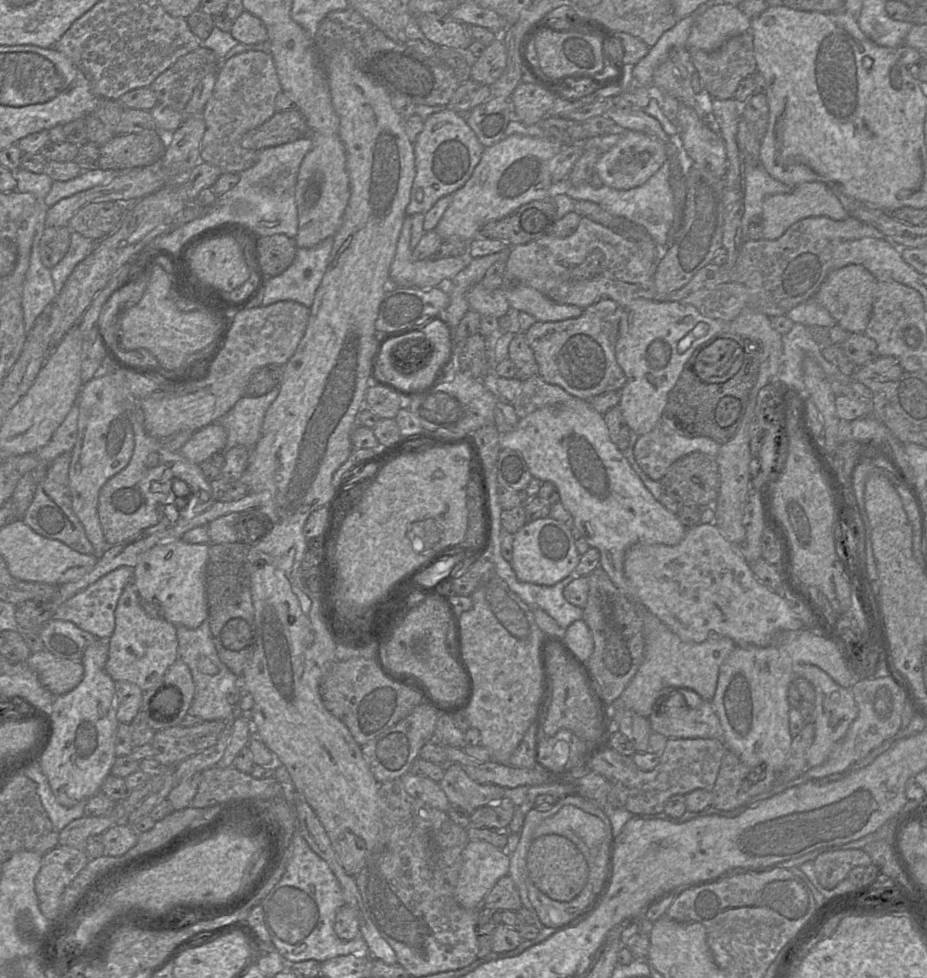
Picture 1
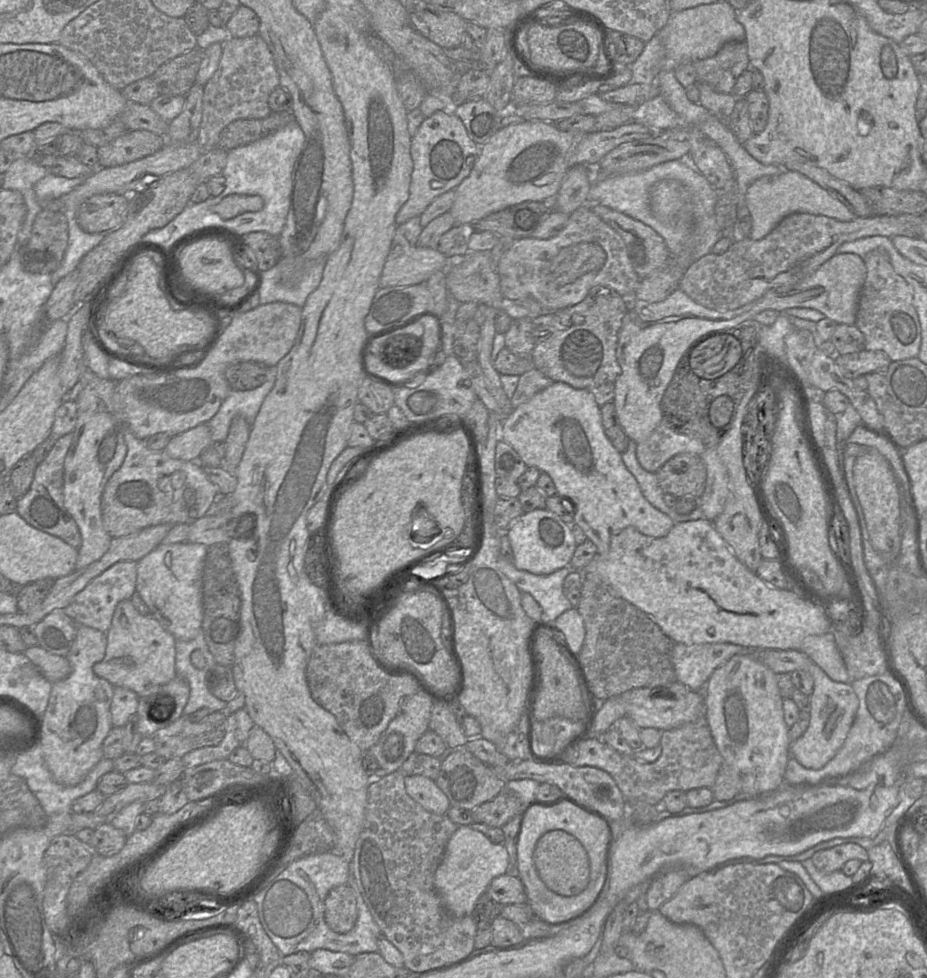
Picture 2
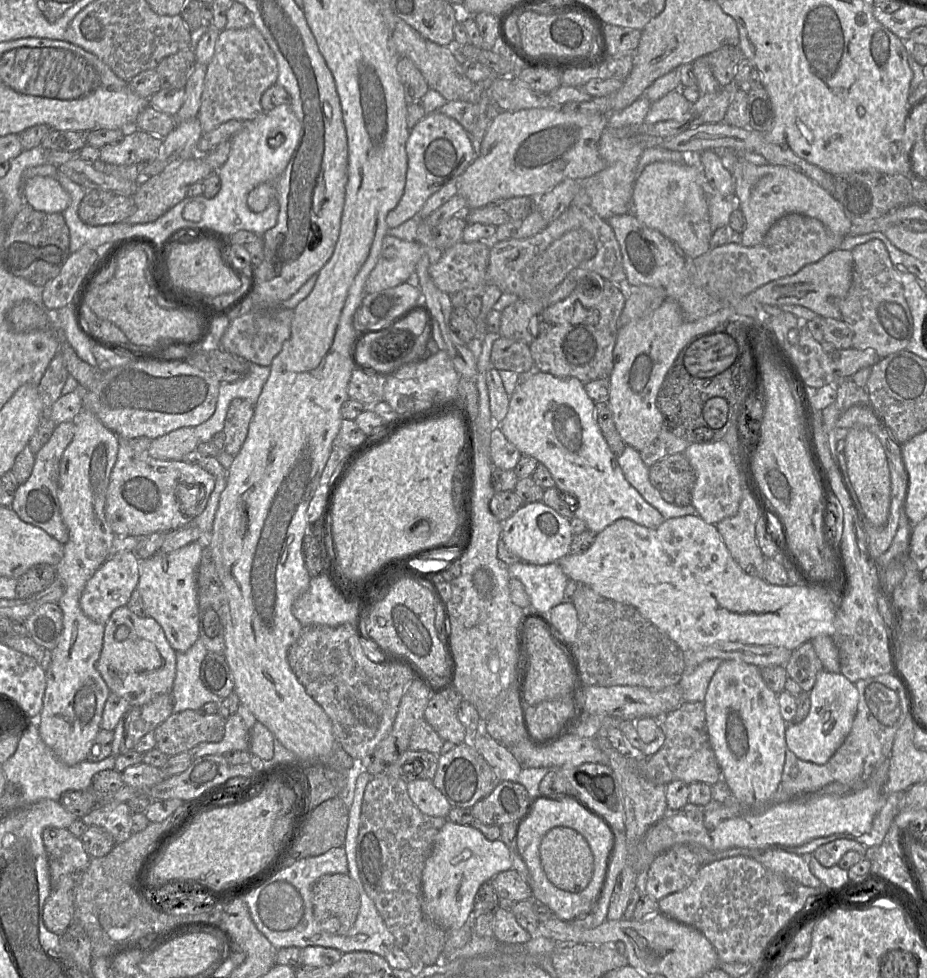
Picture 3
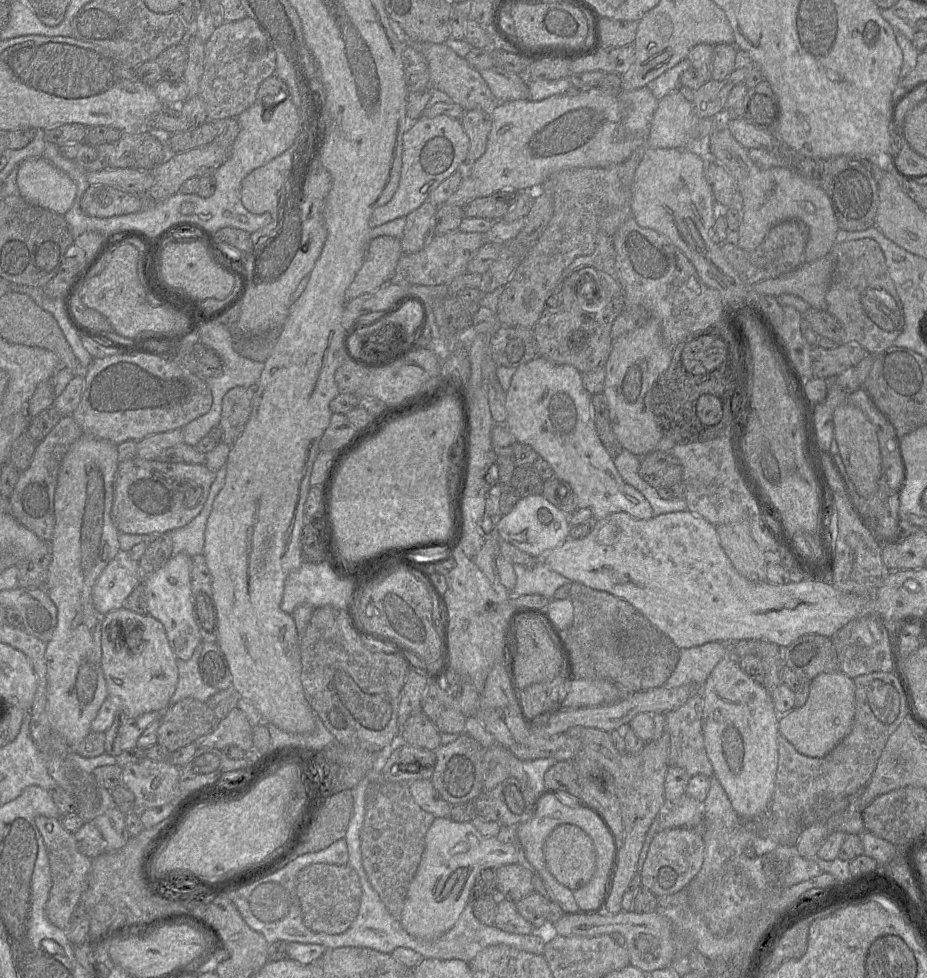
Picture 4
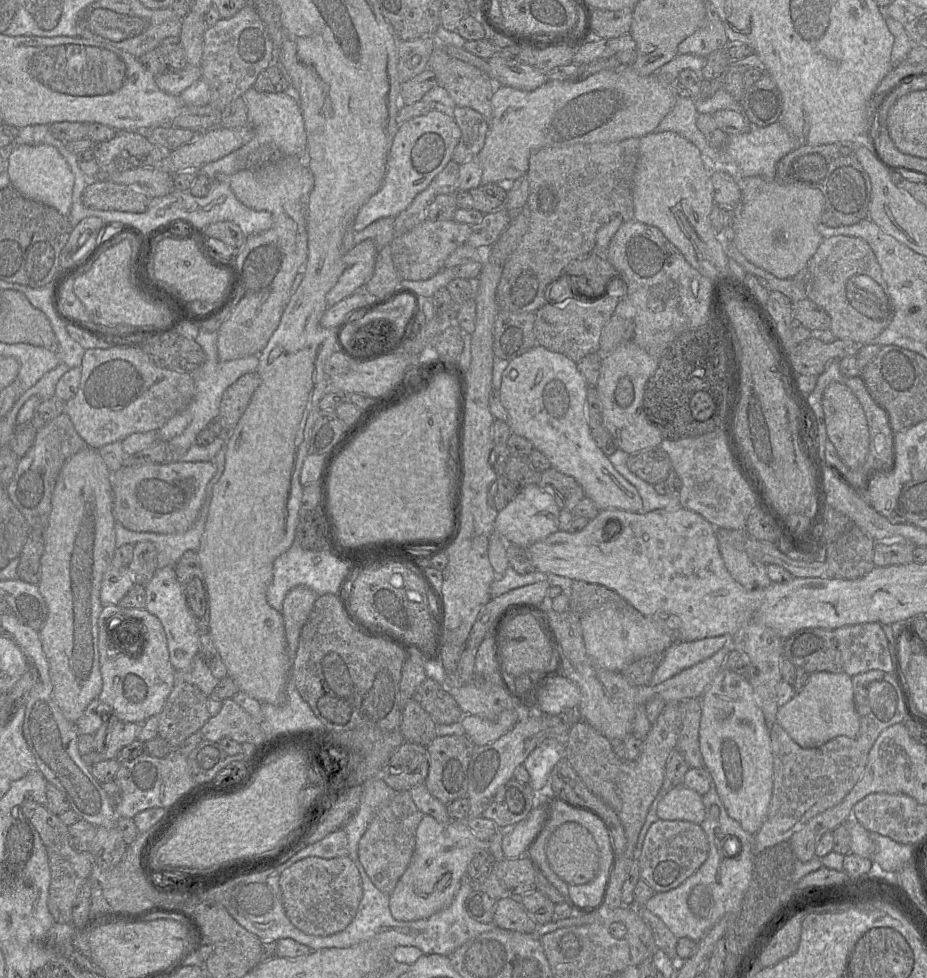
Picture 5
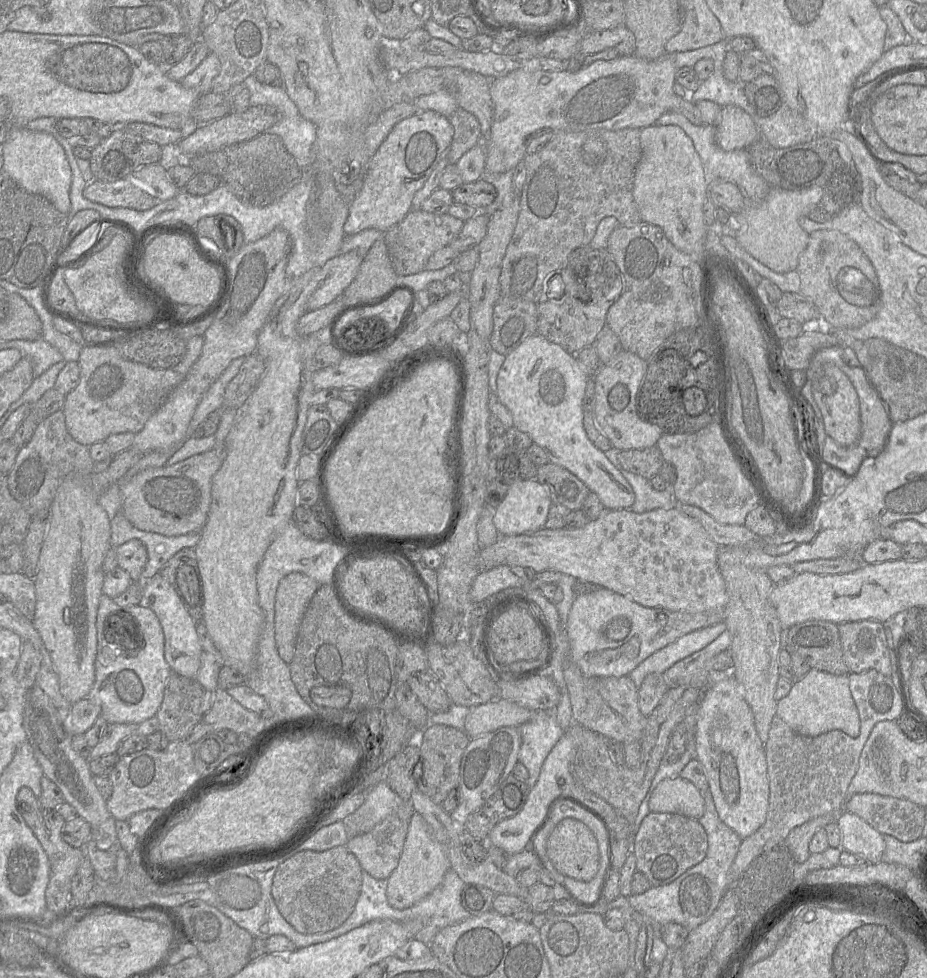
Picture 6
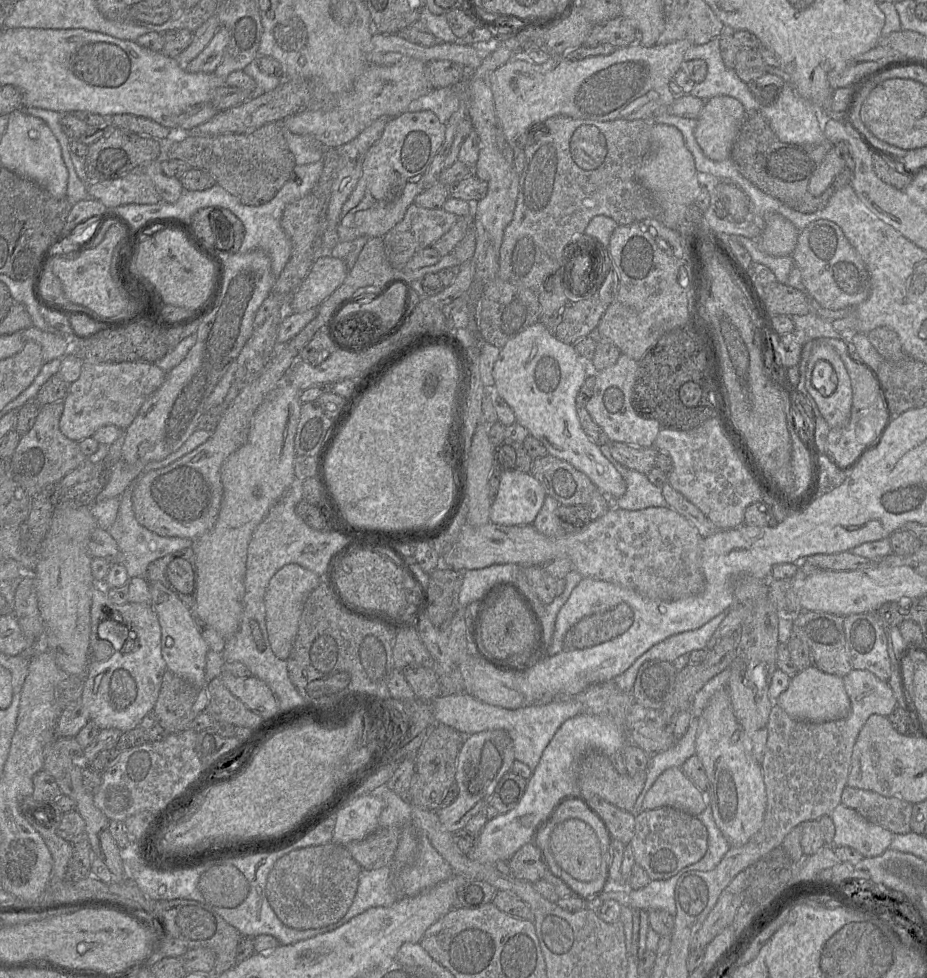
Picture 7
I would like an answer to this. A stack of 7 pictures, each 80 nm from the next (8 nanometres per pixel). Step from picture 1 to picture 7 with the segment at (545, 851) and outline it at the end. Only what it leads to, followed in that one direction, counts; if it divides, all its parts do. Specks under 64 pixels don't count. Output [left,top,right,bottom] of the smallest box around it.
[550,819,601,879]

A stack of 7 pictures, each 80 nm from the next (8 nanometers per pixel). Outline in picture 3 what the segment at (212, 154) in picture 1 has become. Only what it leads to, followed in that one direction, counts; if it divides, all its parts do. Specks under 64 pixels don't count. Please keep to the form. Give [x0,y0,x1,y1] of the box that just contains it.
[197,25,278,134]

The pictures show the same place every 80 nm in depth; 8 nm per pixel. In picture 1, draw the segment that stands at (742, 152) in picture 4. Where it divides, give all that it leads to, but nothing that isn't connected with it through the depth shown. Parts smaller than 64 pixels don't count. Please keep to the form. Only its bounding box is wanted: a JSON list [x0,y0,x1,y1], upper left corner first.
[762,182,850,240]

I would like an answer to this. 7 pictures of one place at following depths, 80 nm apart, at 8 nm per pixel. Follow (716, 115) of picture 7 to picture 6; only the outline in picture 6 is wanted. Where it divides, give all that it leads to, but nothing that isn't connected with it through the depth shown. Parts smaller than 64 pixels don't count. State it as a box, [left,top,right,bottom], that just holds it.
[714,106,759,151]

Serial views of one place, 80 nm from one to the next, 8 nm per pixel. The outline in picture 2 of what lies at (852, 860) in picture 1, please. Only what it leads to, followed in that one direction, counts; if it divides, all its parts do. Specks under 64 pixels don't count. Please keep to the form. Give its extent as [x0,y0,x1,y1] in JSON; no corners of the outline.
[812,843,869,873]

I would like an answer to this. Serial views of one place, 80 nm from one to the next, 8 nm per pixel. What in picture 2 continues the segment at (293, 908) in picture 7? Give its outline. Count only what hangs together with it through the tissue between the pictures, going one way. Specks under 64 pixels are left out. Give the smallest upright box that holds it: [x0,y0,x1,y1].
[324,884,357,934]

